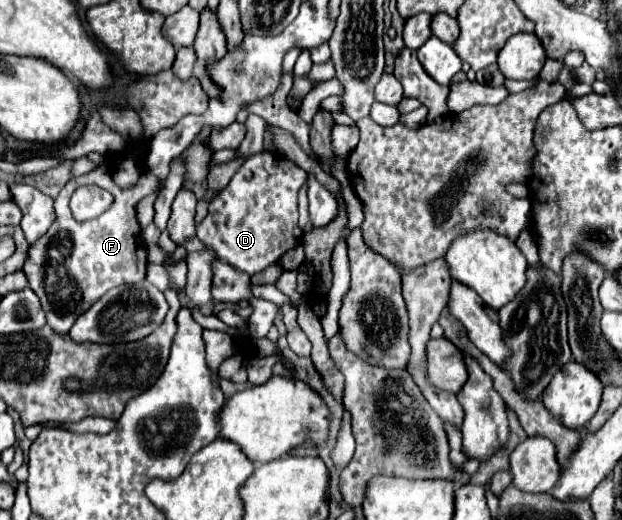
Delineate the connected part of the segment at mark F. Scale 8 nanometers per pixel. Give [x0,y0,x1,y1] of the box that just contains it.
[24,168,160,334]

